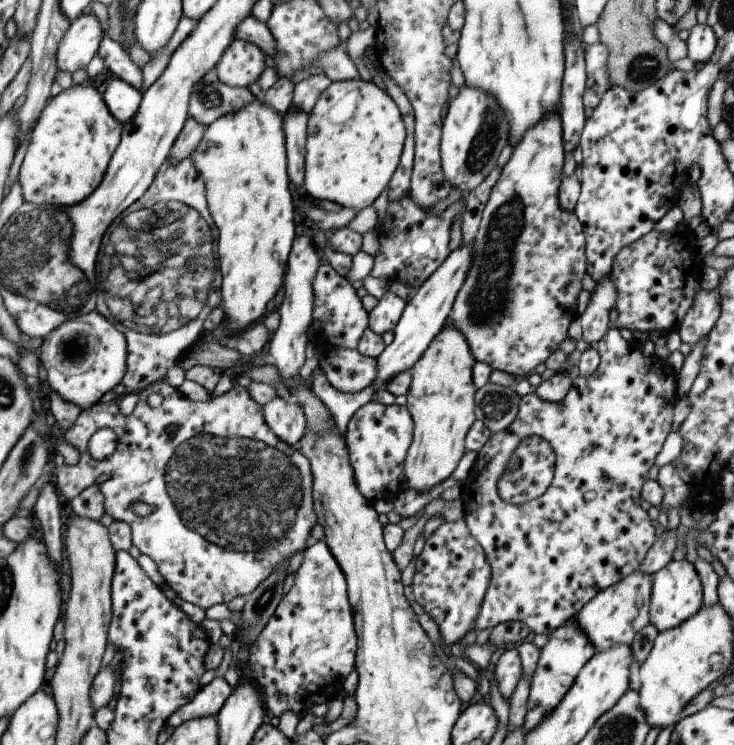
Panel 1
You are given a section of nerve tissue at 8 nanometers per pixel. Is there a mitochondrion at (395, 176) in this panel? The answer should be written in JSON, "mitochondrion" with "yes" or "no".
{"mitochondrion":"no"}

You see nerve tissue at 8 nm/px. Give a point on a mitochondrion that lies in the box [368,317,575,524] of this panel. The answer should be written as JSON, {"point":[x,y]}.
{"point":[496,406]}

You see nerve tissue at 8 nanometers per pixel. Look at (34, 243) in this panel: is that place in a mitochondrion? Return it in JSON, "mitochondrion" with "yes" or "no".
{"mitochondrion":"yes"}

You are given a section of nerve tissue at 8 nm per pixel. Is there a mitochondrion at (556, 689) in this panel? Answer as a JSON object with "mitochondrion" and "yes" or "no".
{"mitochondrion":"no"}

